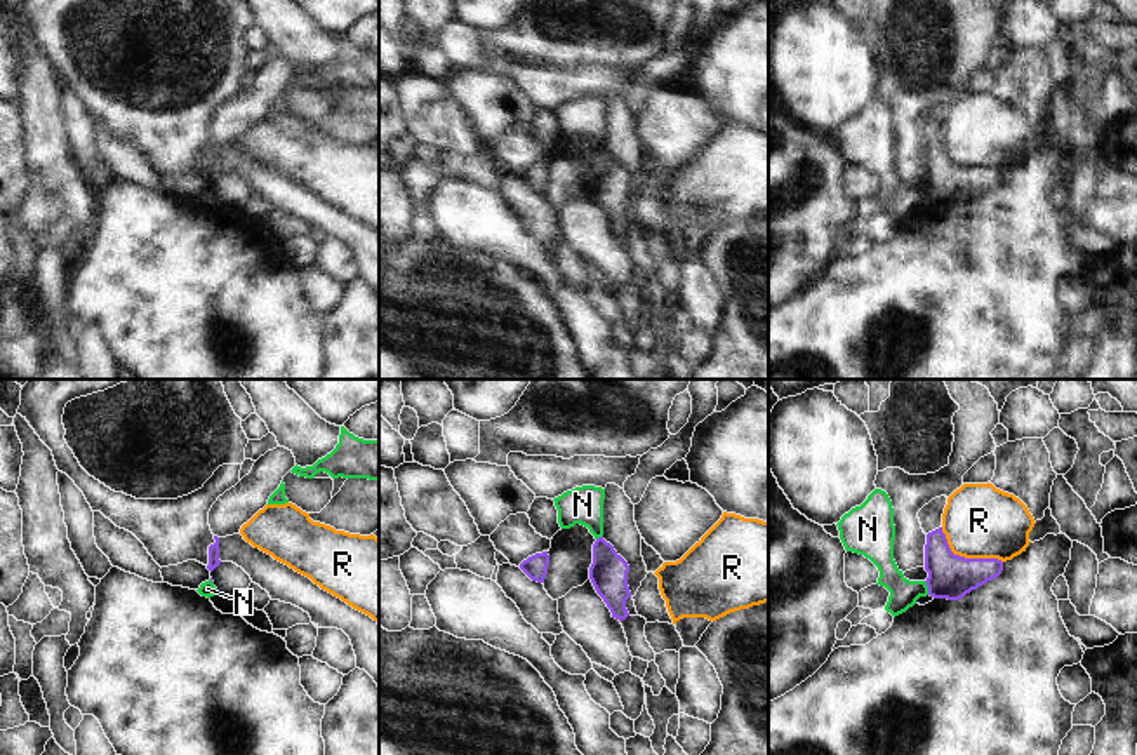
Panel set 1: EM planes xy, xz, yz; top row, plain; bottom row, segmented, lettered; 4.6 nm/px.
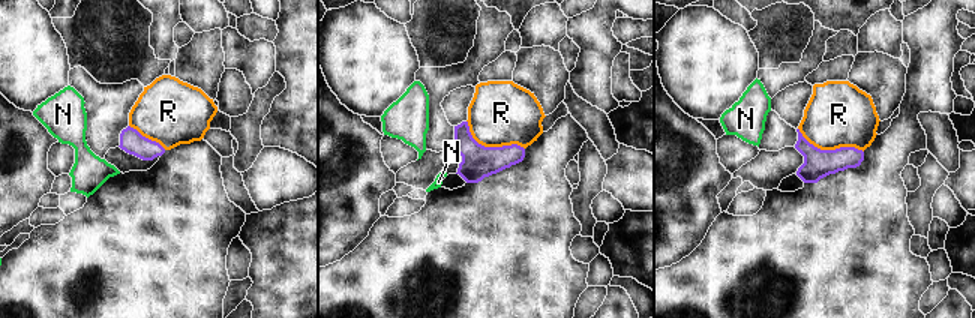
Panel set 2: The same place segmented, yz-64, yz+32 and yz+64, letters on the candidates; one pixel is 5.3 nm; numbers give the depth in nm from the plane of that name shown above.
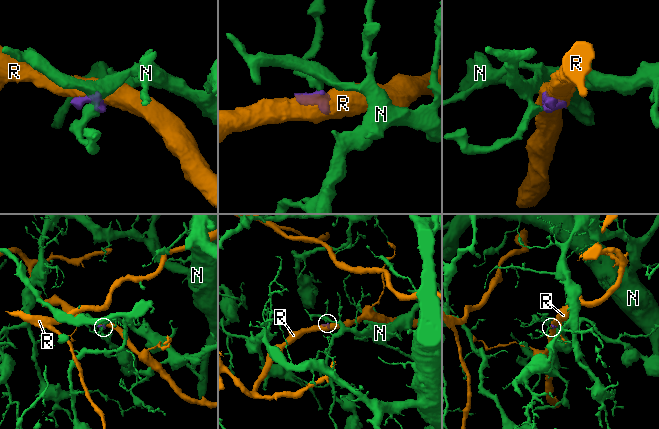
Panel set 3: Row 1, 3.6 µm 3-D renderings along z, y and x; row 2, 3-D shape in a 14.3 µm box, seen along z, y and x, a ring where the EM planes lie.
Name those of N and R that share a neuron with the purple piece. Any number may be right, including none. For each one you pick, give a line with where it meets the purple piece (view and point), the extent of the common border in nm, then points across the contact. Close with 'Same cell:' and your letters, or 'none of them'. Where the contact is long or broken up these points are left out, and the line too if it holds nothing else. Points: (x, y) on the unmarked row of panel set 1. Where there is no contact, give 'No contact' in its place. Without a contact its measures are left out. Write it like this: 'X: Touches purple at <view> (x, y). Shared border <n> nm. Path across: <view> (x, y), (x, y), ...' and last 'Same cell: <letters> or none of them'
Same cell: none of them.

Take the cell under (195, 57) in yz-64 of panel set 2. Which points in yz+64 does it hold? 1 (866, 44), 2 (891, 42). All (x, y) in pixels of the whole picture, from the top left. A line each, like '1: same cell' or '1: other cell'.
1: other cell
2: other cell

